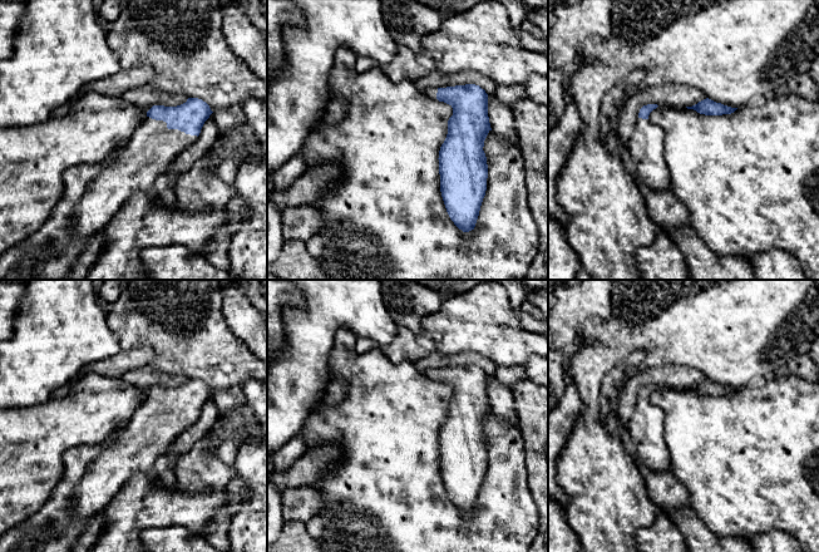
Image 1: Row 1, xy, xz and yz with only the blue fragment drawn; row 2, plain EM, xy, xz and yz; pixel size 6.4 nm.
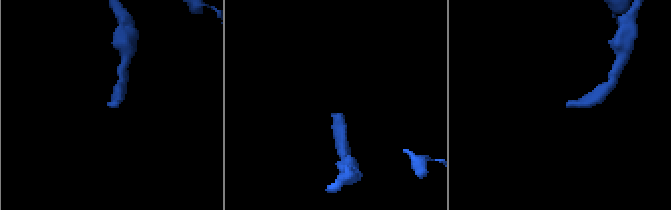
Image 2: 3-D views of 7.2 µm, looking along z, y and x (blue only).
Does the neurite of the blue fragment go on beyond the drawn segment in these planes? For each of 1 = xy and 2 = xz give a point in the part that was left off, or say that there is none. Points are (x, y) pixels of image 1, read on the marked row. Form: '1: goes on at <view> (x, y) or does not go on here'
1: goes on at xy (151, 151)
2: goes on at xz (432, 92)

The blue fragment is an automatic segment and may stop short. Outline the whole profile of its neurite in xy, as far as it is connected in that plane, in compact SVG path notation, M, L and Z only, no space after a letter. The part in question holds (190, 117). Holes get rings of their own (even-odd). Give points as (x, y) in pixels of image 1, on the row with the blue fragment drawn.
M188 98L177 107L153 105L147 118L118 153L114 163L107 166L87 186L75 206L69 230L82 238L102 231L113 216L135 192L152 192L158 176L168 173L173 161L198 138L204 122L213 112L198 98Z

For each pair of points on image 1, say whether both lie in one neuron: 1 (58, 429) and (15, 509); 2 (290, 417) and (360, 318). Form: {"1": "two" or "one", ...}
{"1": "one", "2": "one"}

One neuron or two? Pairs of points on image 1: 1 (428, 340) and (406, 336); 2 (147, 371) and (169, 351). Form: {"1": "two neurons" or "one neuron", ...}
{"1": "one neuron", "2": "two neurons"}

